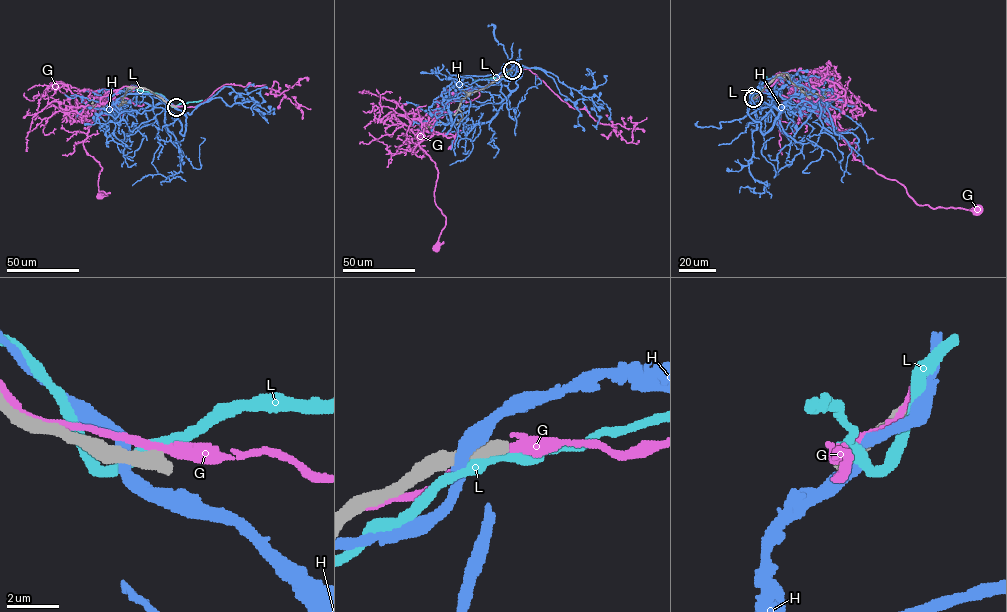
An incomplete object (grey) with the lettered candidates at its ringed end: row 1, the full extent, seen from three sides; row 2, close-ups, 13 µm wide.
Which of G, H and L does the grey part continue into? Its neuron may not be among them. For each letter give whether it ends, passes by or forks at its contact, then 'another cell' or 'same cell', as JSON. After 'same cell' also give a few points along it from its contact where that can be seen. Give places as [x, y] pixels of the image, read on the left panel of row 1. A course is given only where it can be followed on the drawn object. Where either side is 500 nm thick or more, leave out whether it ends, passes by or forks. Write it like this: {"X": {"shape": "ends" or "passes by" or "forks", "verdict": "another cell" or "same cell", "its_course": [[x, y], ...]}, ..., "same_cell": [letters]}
{"G": {"verdict": "another cell"}, "H": {"verdict": "another cell"}, "L": {"verdict": "another cell"}, "same_cell": []}

